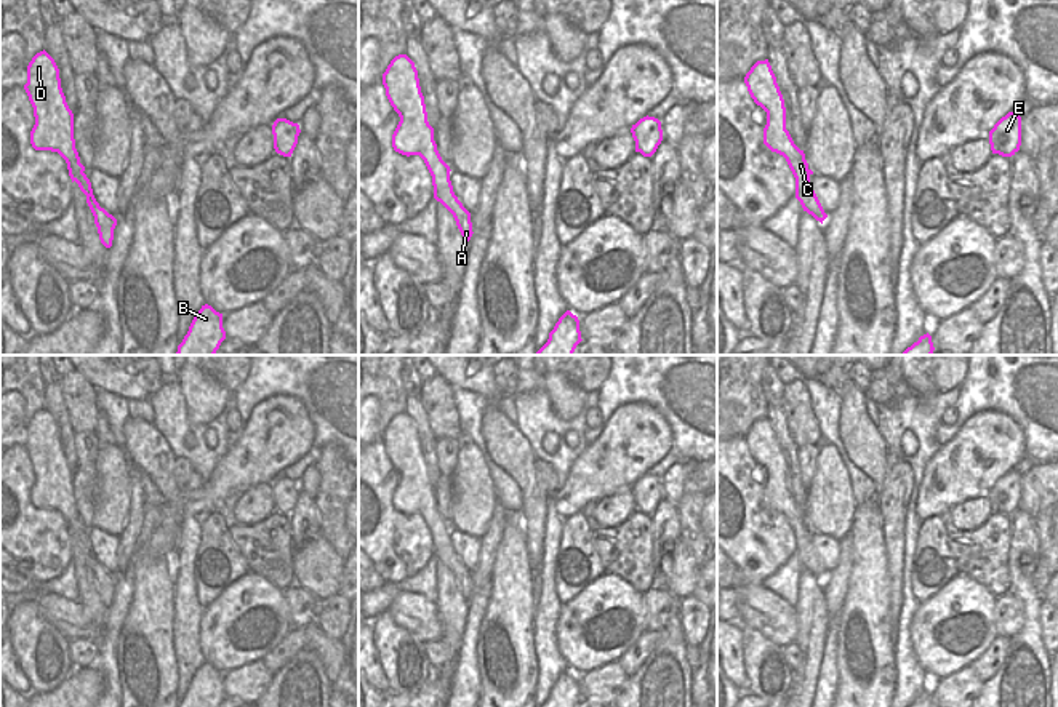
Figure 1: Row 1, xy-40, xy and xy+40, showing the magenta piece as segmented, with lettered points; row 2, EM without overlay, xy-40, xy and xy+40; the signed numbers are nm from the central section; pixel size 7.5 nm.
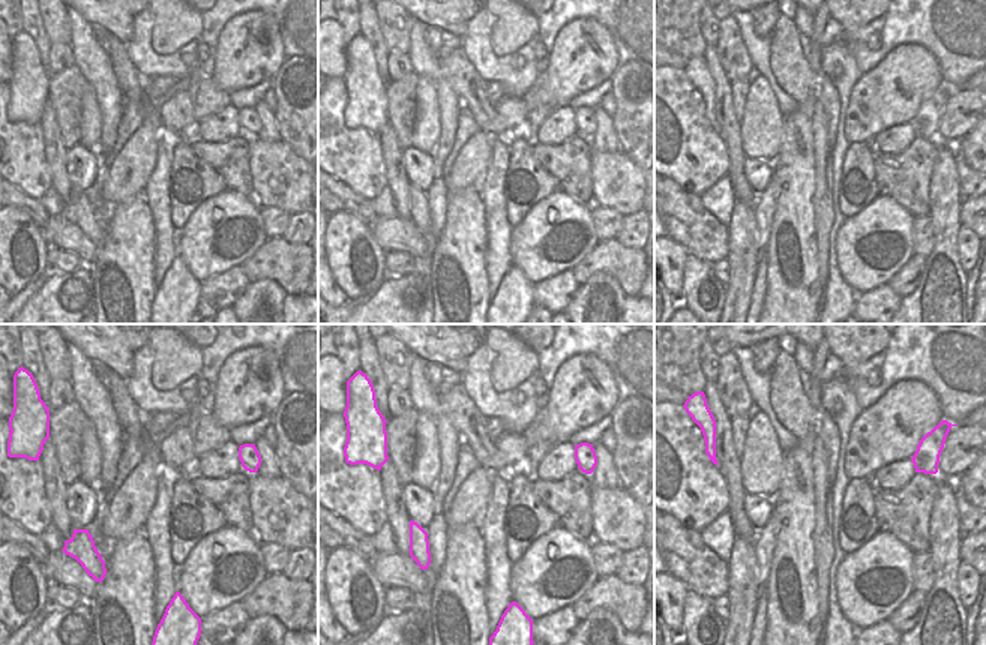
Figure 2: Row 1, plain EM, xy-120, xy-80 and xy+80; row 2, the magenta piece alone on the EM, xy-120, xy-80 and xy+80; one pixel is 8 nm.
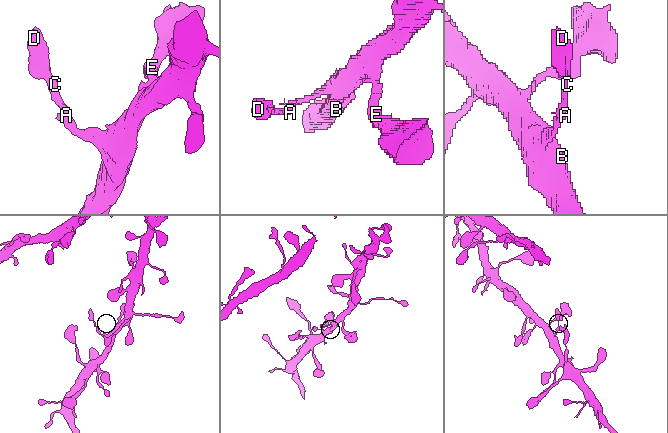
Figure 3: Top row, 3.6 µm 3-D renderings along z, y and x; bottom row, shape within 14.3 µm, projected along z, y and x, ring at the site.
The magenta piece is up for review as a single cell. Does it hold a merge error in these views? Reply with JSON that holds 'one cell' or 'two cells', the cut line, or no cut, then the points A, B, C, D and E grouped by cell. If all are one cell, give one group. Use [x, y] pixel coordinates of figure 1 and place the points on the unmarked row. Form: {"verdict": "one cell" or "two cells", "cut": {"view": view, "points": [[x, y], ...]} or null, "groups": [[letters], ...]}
{"verdict": "one cell", "cut": null, "groups": [["A", "B", "C", "D", "E"]]}

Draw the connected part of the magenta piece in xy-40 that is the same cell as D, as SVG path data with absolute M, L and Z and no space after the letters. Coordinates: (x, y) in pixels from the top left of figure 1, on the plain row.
M45 408L29 421L24 448L35 475L35 483L30 489L32 505L35 509L58 510L66 518L72 541L75 539L86 553L101 601L110 606L117 577L99 565L93 553L91 541L83 531L85 525L80 521L74 497L74 472L61 446L59 427Z

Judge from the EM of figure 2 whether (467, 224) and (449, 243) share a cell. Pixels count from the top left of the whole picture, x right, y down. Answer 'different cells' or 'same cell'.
same cell

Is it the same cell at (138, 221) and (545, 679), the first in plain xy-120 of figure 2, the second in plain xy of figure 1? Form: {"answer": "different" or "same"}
{"answer": "different"}

